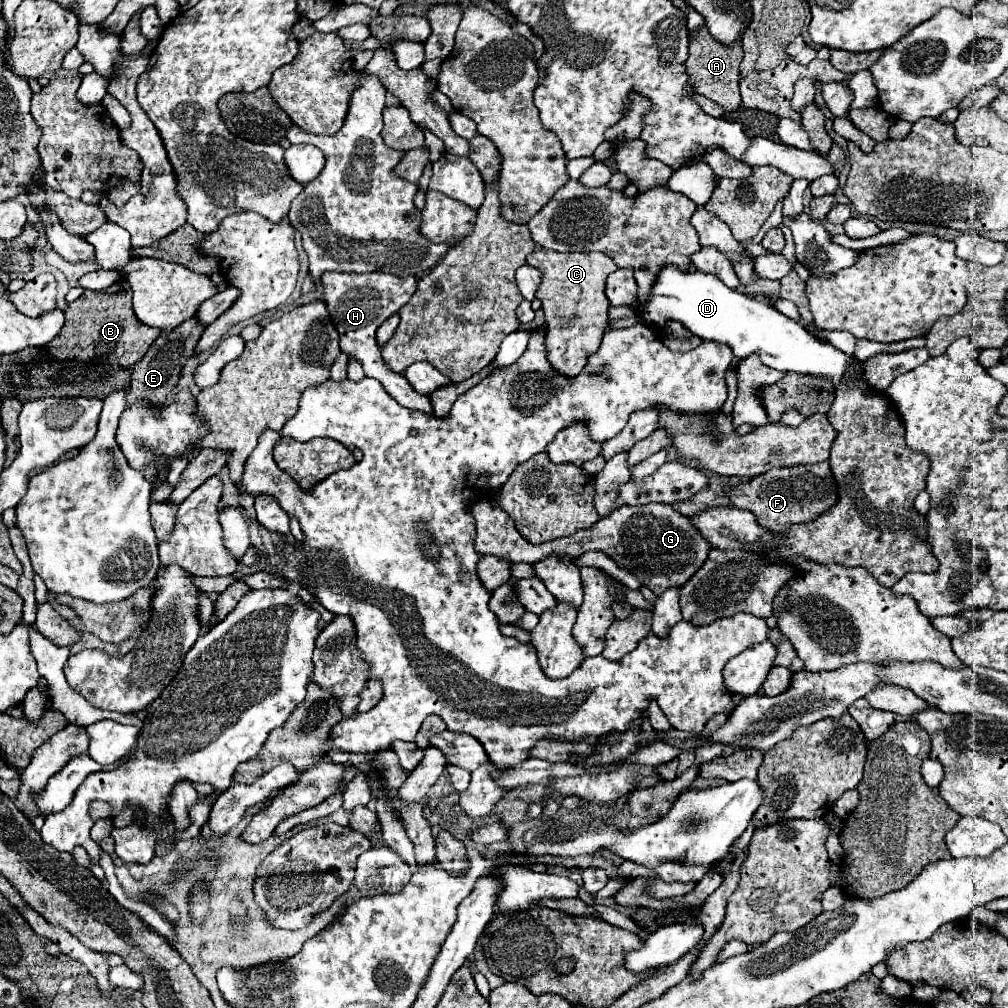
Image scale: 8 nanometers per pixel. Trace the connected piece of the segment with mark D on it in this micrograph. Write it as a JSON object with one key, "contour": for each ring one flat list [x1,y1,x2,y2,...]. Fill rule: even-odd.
{"contour":[[664,265,656,275,646,303,636,303,632,309,646,327,664,329,668,321,678,321,702,341,726,343,738,359,756,353,762,363,772,369,818,375,832,381,834,387,844,381,846,367,854,361,854,357,810,335,806,327,784,317,772,305,748,297,746,293,732,291,718,277,698,269,682,271,674,265]]}

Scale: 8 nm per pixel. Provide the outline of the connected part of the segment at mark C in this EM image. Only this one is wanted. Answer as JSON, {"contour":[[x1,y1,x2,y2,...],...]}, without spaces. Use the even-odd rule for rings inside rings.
{"contour":[[536,249,528,255,528,265,538,267,542,275,542,283,536,291,536,297,542,301,542,309,546,313,546,347,548,347,548,361,552,367,566,375,576,377,586,367,586,357,596,353,602,341,604,331,608,329,608,297,604,295,604,283,610,273,618,267,616,263,604,253,554,253,548,249]]}

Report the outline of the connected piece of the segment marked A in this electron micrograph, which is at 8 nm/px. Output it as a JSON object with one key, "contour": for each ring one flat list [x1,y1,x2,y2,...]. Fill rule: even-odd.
{"contour":[[702,25,698,31,690,33,690,57,686,61,686,71,690,75,690,83,698,95,704,95,712,101,716,101,720,107,726,111,736,111,740,107,740,91,738,91,738,81,740,81,740,61,744,57,740,41,734,41,734,45,724,45,718,43]]}

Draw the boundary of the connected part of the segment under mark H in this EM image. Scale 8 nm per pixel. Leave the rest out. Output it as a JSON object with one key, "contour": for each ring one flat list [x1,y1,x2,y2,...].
{"contour":[[328,271,320,277,320,285,324,289,322,301,326,303,328,311,330,311,330,319,336,327,336,331,340,333,340,349,342,353,346,353,348,357,354,357,362,363,366,377,372,377,376,381,382,383,382,387,406,409,416,409,416,411,424,411,424,413,432,413,432,405,430,399,426,395,416,393,408,381,404,379,404,375,392,373,380,353,380,347,376,343,376,329,394,313,400,311,402,305,406,305,410,301,410,297,416,291,416,277,408,275,408,277,398,277,398,275,390,275,390,273,336,273,336,271]]}

